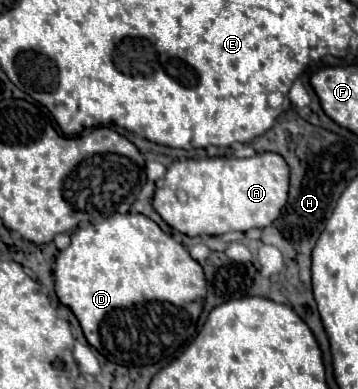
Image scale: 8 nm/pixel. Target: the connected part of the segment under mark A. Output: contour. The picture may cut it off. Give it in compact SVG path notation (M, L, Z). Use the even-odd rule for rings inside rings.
M201 149L182 151L184 155L174 160L166 170L164 180L160 180L156 186L152 206L170 228L186 236L202 236L202 234L222 236L226 232L246 232L250 228L266 228L278 218L280 208L286 204L288 198L288 164L280 154L256 153L252 158L209 157L206 154L204 157L199 157L199 150ZM176 188L188 192L188 204L180 204L174 198Z

